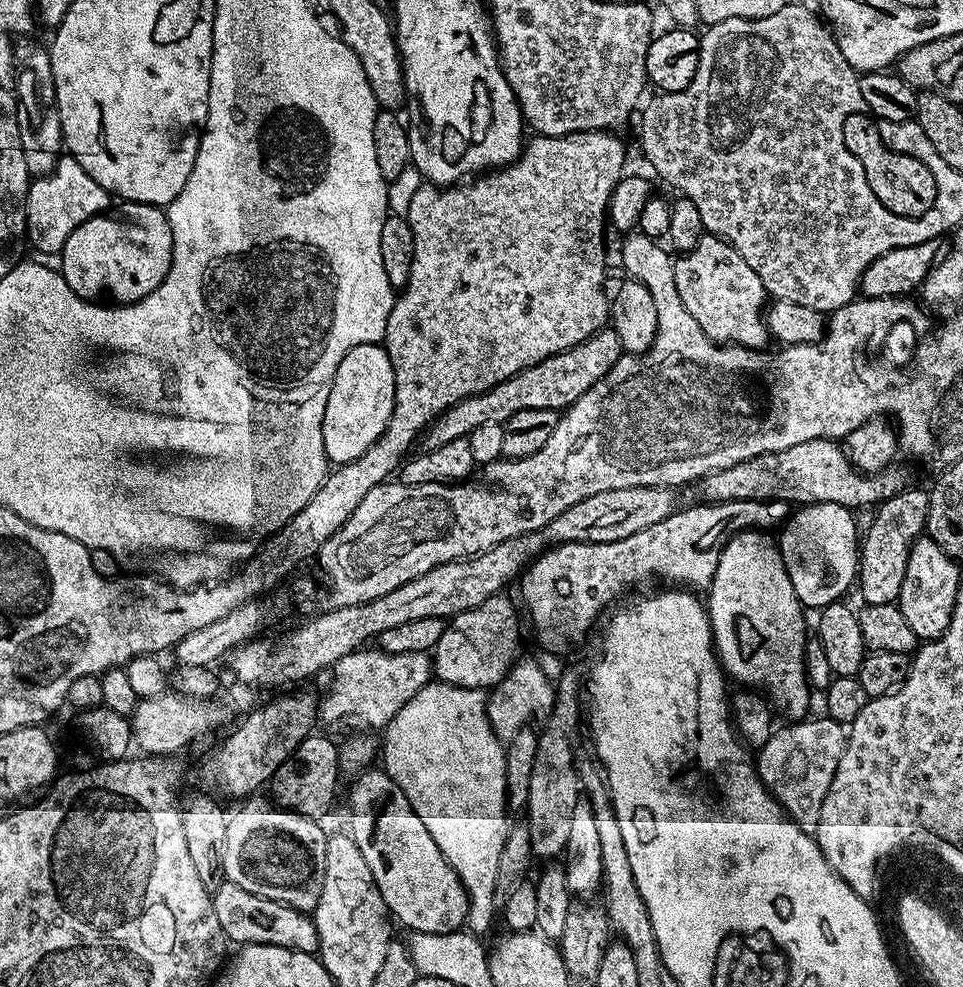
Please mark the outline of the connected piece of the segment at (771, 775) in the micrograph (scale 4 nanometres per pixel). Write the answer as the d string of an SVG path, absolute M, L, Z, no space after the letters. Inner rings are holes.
M812 719L789 723L789 728L777 727L770 742L759 748L754 760L756 773L768 787L768 793L786 809L788 819L809 834L815 833L818 826L822 802L826 802L826 790L830 790L830 782L834 782L834 770L838 770L838 762L842 762L846 739L845 725L837 720Z

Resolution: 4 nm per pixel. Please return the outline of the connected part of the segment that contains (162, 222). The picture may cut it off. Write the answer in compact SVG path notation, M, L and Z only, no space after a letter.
M124 202L121 208L109 211L82 222L70 238L66 238L66 246L58 254L58 271L66 278L70 290L78 294L84 300L93 302L103 298L113 305L133 304L146 294L158 290L158 286L166 278L172 261L172 231L170 222L163 207L154 204L138 204L135 202Z

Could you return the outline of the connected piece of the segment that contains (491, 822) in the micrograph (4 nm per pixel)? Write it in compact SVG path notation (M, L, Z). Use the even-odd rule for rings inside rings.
M430 682L422 690L418 690L418 694L414 694L414 698L410 698L410 702L402 706L402 710L398 710L395 718L388 723L386 735L388 735L388 761L382 764L383 771L387 772L391 780L400 787L402 794L406 794L414 814L422 818L422 826L430 830L430 838L434 838L446 862L450 862L450 866L458 874L468 895L467 931L472 934L484 934L484 931L492 924L492 915L495 912L497 915L498 912L498 905L494 902L494 881L498 878L498 857L502 854L502 846L506 842L510 827L510 816L506 811L506 762L504 761L506 748L488 721L488 701L485 693L478 688L463 688L453 684Z

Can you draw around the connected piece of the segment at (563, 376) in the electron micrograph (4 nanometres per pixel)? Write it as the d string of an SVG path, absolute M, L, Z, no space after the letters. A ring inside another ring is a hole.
M605 326L586 338L578 346L570 350L562 350L518 374L514 374L489 392L479 392L477 396L467 396L454 406L450 406L442 414L433 418L424 429L418 444L423 451L433 452L455 440L463 440L478 426L486 422L505 424L520 410L567 410L571 404L578 402L594 382L606 375L620 360L622 349L618 342L618 334L611 327Z

